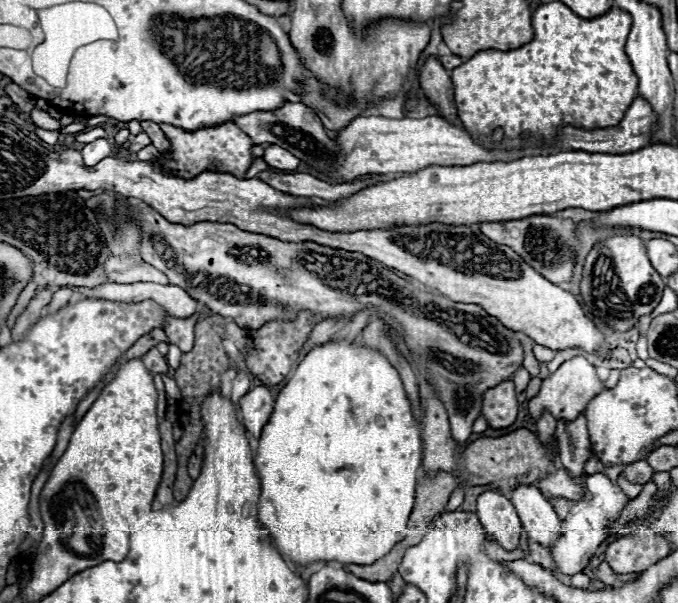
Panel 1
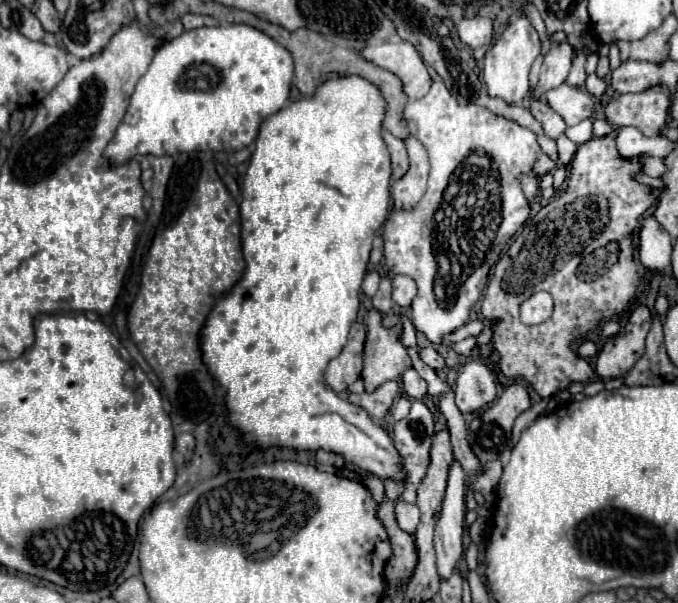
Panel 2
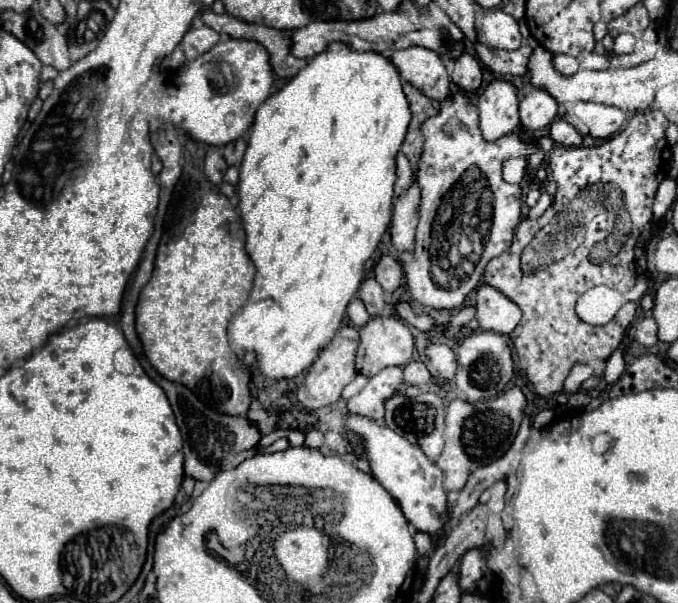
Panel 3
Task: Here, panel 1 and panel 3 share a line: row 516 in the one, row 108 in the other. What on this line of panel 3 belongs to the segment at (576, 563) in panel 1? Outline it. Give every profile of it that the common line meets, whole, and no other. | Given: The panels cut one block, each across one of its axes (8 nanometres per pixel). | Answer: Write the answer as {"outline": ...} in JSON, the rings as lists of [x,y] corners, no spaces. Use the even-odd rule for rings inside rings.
{"outline":[[[574,102],[568,112],[572,112],[582,124],[588,126],[590,136],[610,138],[616,134],[624,122],[624,112],[616,106],[604,106],[594,102]]]}

